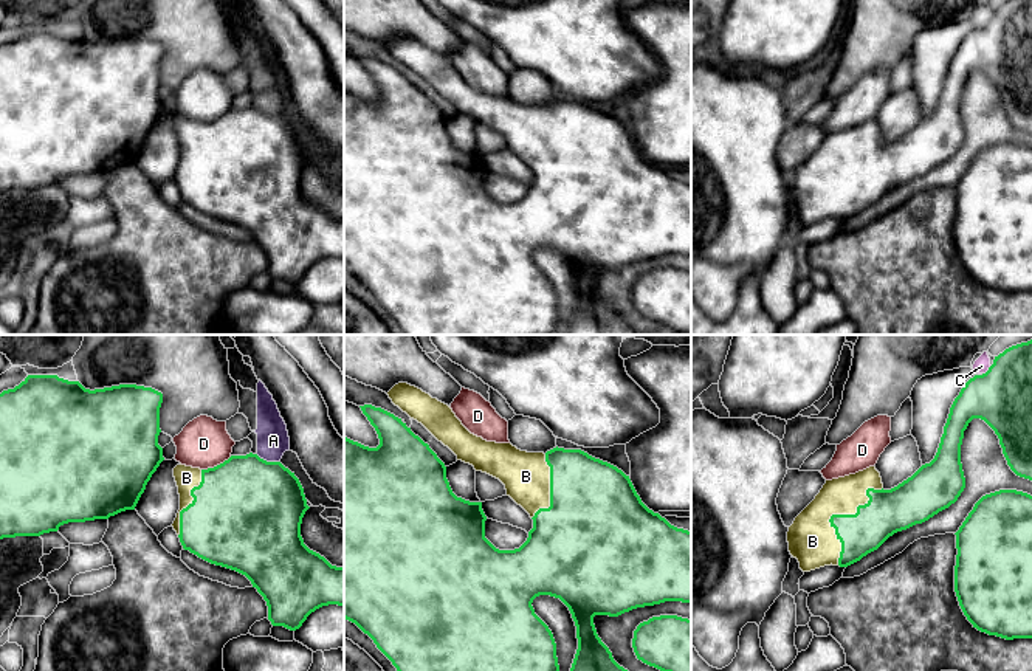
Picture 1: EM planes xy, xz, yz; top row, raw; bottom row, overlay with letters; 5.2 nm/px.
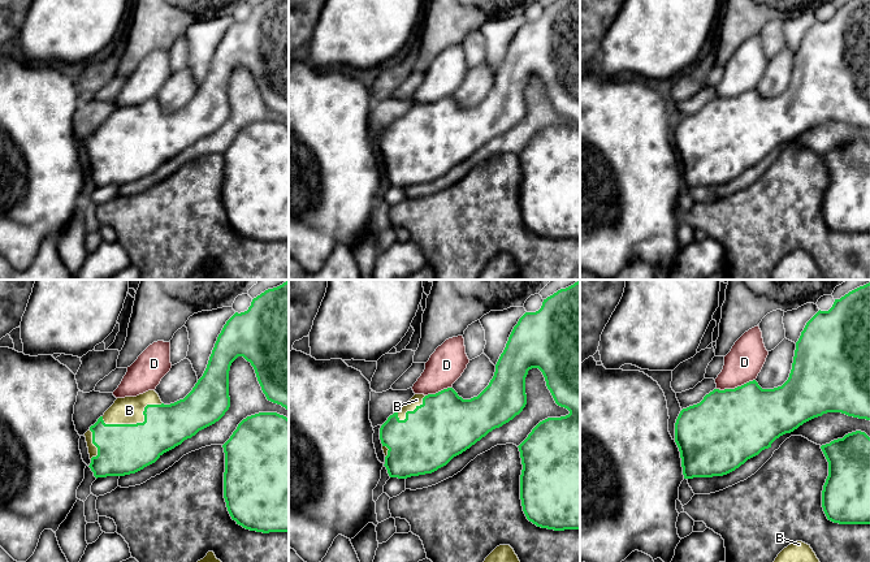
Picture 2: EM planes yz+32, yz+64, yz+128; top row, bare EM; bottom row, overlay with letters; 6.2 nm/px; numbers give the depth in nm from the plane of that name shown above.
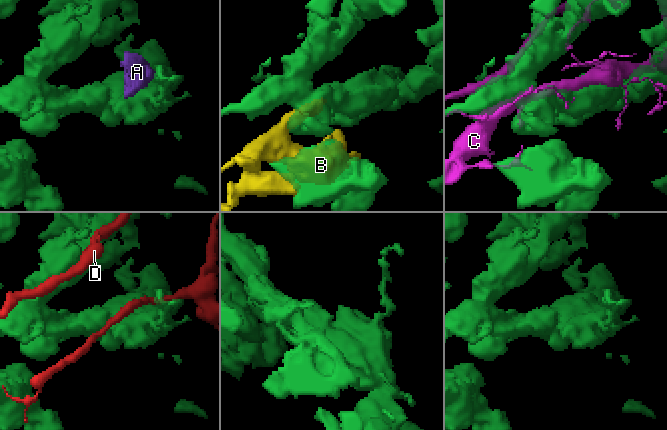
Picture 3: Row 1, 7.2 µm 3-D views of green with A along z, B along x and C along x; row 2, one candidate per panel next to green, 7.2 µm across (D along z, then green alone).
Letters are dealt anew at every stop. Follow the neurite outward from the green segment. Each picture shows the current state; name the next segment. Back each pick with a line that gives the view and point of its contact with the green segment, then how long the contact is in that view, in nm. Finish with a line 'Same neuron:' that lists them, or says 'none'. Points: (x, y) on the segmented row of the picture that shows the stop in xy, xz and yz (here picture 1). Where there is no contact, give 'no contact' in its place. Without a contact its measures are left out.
B: yz (839, 515) | 480 nm
Same neuron: B

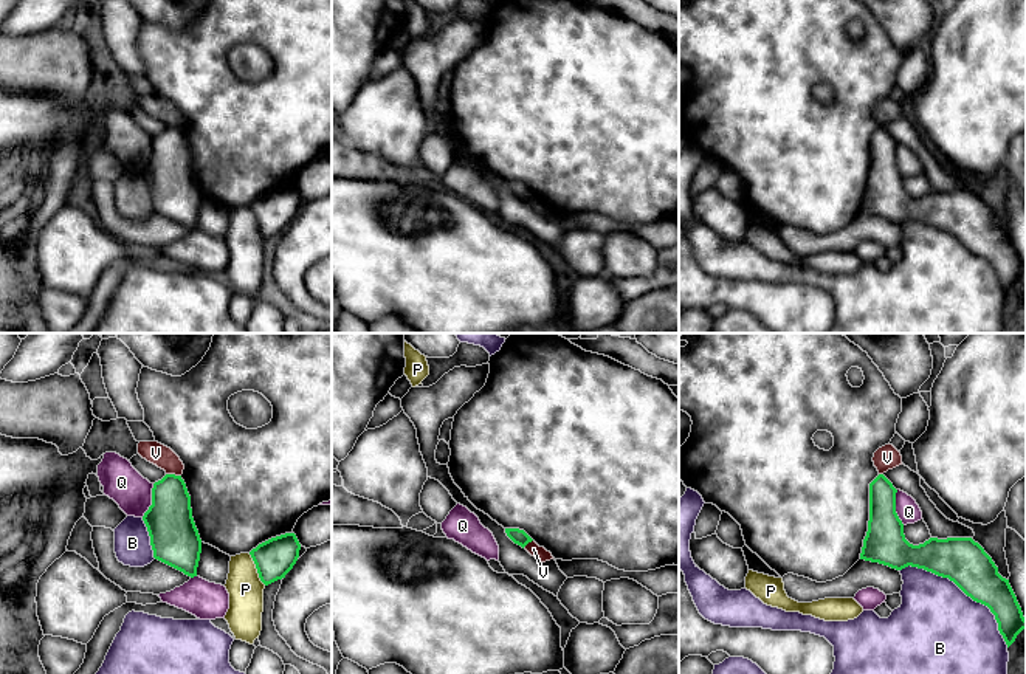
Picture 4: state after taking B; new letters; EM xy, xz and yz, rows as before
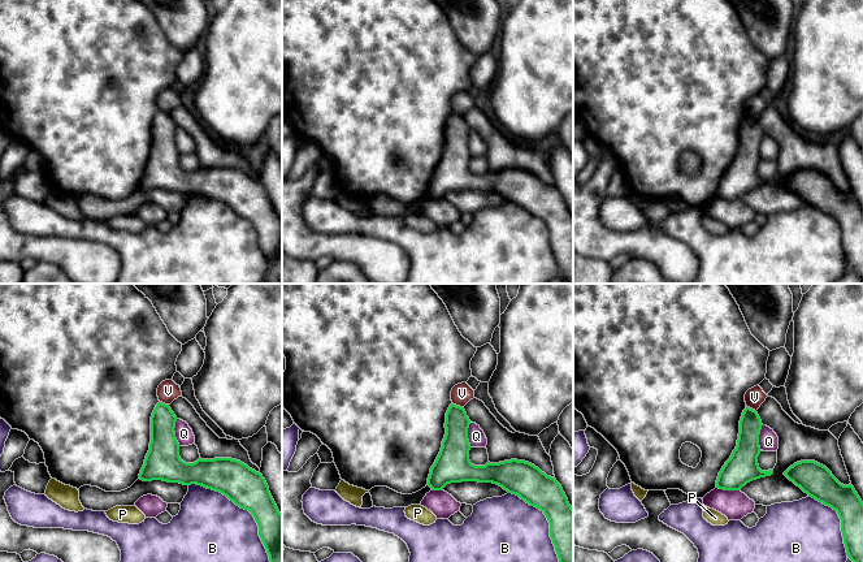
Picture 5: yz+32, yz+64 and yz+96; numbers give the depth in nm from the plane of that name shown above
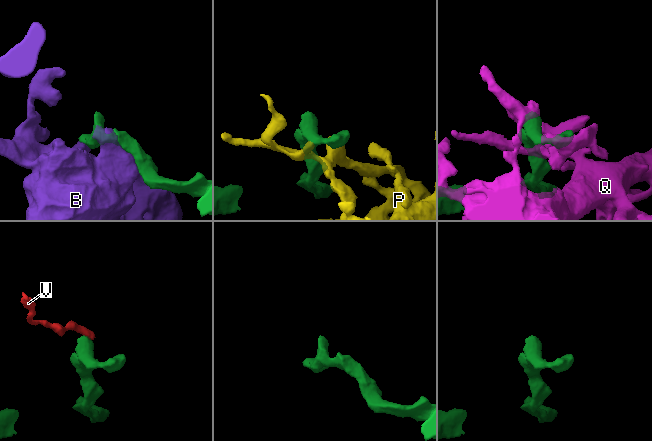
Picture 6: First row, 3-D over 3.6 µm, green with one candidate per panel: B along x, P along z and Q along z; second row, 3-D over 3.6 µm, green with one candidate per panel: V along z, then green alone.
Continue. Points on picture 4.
Same neuron: none

